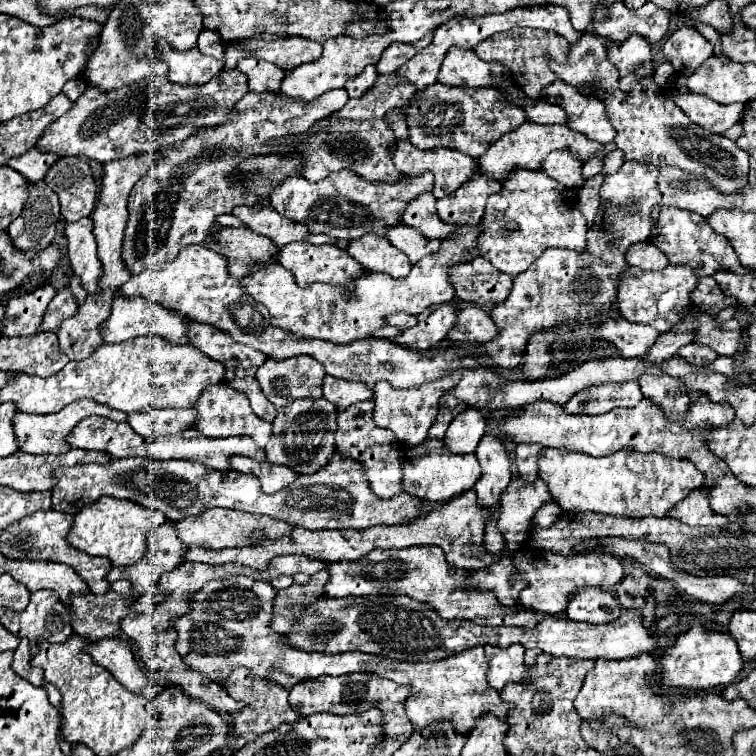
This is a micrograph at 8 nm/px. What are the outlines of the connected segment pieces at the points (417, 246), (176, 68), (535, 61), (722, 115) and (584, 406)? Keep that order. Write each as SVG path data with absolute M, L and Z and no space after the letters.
M394 226L388 230L388 240L402 250L412 264L416 264L420 258L436 254L440 250L440 240L426 240L418 230L412 230L410 226Z
M158 42L152 50L168 62L168 80L176 84L204 84L224 68L222 62L212 56L204 56L198 48L178 52L172 50L168 42Z
M516 28L516 30L508 30L508 32L500 32L494 34L492 38L486 38L484 42L480 42L480 46L474 48L476 54L484 60L496 60L502 62L510 68L516 84L526 88L528 98L540 98L544 92L544 86L552 84L554 80L558 80L556 74L552 74L550 70L550 60L558 62L558 64L566 64L568 62L568 50L570 44L564 36L552 32L552 30L538 30L538 28Z
M678 76L678 80L674 78L670 82L670 88L672 88L674 102L684 110L684 114L688 114L692 122L696 122L698 126L702 126L712 134L724 134L728 128L732 128L742 118L746 108L744 104L724 106L724 104L712 102L710 98L688 94L684 76Z
M636 380L616 384L606 382L598 386L588 386L576 392L562 408L568 414L606 414L616 406L636 406L642 398L640 386Z

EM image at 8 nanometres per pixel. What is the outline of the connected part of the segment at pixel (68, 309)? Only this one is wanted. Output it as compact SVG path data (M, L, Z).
M62 288L56 298L52 298L52 302L48 304L48 314L44 318L44 332L56 332L56 326L60 326L60 322L64 318L70 318L72 314L76 314L76 300L70 292L70 288Z

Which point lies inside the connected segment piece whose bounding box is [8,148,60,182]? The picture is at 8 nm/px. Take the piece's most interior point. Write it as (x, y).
(35, 165)

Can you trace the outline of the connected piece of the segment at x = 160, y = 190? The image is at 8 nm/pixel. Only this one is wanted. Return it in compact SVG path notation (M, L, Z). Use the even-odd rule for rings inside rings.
M344 88L330 90L316 98L316 102L292 102L272 92L248 92L236 104L236 118L224 122L216 130L202 130L186 142L164 150L162 164L154 166L140 182L134 184L128 198L128 224L124 236L124 262L132 274L156 264L176 258L188 244L202 244L212 234L212 224L222 214L232 214L238 204L253 207L258 196L244 192L244 184L228 180L228 174L250 156L268 152L292 152L294 146L266 146L268 138L292 136L306 132L316 120L328 116L332 110L344 108L348 94Z

